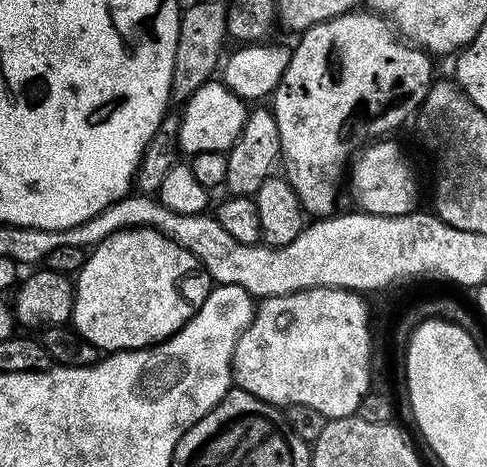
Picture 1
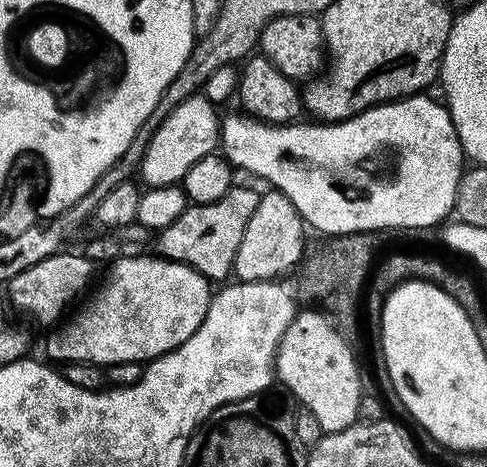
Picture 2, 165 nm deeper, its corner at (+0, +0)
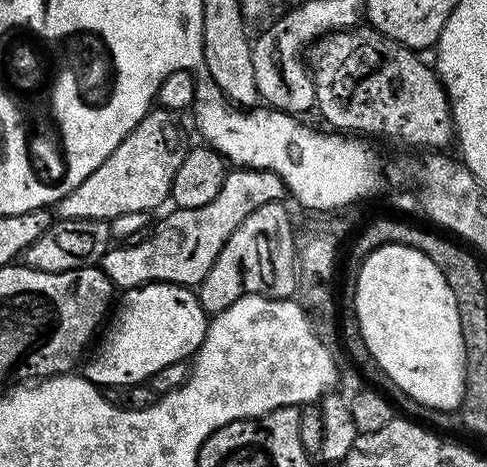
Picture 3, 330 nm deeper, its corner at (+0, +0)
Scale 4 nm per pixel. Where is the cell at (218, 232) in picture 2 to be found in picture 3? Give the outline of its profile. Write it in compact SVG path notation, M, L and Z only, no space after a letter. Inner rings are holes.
M233 167L226 174L222 182L222 190L218 190L217 196L206 202L206 206L194 206L193 208L173 207L172 212L168 212L160 221L149 231L148 237L138 245L112 246L108 252L100 259L99 267L103 268L104 273L110 278L113 289L127 290L137 288L143 284L182 284L185 286L199 286L210 274L210 266L214 266L214 258L222 254L222 246L230 242L230 234L258 210L258 206L267 204L278 204L285 199L286 189L282 178L273 172L263 172L261 168L241 168Z

